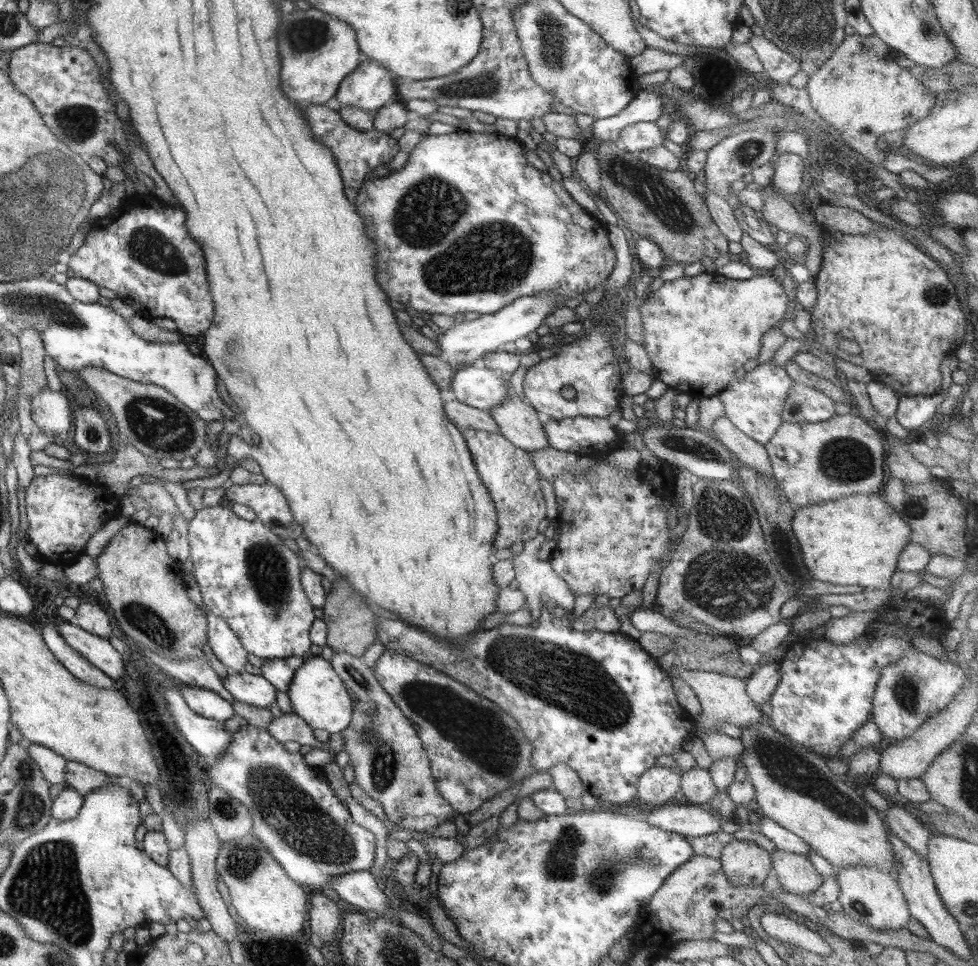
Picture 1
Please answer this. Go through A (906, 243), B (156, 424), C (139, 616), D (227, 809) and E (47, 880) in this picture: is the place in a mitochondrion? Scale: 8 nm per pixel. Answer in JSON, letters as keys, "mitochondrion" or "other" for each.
{"A":"other","B":"mitochondrion","C":"mitochondrion","D":"mitochondrion","E":"mitochondrion"}

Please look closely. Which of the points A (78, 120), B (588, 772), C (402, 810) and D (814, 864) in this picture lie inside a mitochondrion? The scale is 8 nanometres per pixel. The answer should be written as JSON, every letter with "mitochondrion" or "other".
{"A":"mitochondrion","B":"other","C":"mitochondrion","D":"other"}

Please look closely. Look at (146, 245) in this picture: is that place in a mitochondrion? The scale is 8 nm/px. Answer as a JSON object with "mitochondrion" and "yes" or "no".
{"mitochondrion":"yes"}

